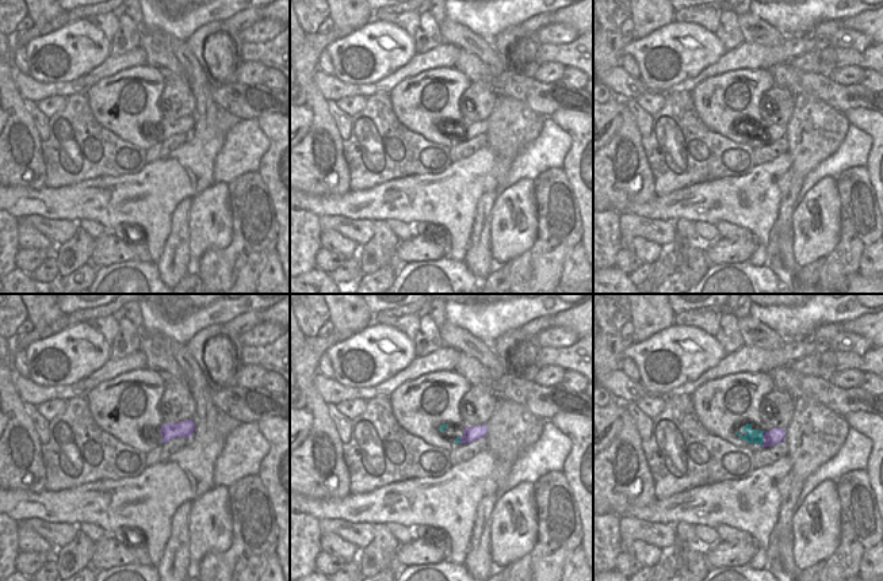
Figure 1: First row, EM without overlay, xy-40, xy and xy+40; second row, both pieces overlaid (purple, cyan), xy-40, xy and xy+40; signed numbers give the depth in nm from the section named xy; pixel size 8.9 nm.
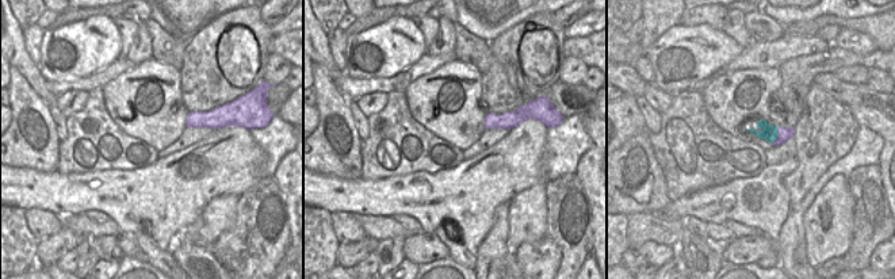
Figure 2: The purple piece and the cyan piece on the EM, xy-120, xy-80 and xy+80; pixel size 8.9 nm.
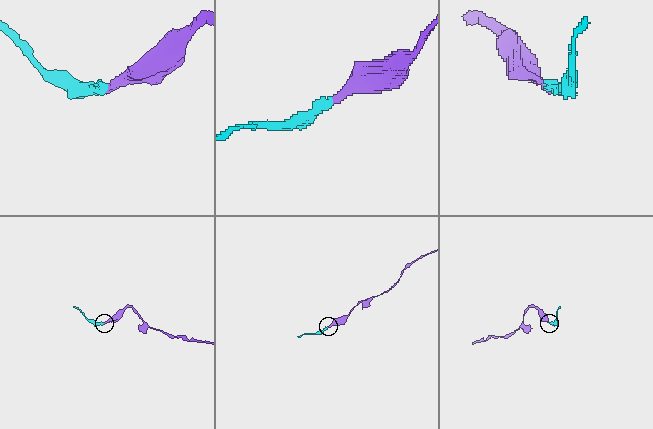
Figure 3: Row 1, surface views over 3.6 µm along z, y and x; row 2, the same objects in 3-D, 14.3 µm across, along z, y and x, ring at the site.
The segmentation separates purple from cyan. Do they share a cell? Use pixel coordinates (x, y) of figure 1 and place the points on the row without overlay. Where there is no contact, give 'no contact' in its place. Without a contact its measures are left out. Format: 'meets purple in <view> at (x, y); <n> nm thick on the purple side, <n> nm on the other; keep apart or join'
meets purple in xy+40 at (764, 134); 140 nm thick on the purple side, 130 nm on the other; join

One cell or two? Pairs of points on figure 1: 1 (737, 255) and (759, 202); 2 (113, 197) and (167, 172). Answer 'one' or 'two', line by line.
1: two
2: one

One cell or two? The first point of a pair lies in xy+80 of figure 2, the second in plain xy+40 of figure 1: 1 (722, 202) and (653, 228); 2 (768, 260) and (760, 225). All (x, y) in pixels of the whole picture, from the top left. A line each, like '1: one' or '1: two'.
1: two
2: one

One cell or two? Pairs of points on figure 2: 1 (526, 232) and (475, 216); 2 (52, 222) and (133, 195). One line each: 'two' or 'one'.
1: two
2: two

